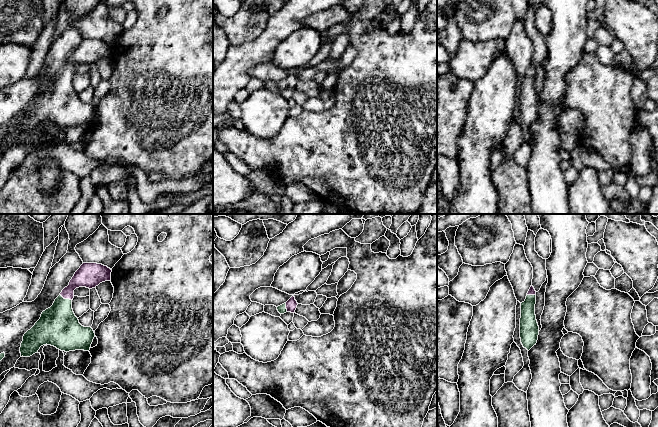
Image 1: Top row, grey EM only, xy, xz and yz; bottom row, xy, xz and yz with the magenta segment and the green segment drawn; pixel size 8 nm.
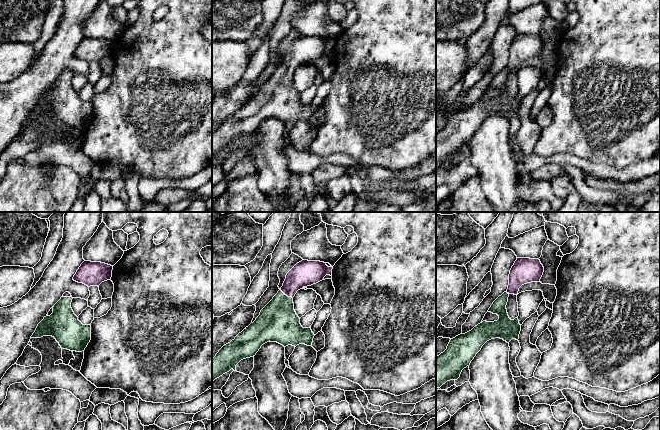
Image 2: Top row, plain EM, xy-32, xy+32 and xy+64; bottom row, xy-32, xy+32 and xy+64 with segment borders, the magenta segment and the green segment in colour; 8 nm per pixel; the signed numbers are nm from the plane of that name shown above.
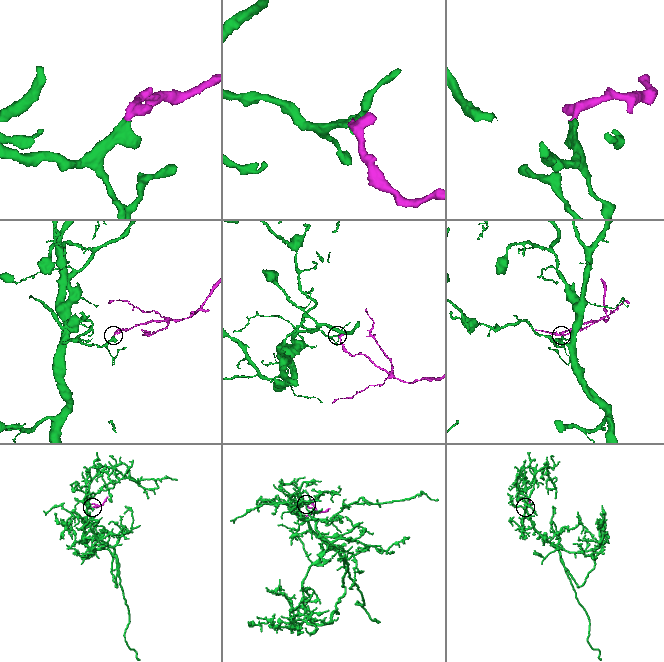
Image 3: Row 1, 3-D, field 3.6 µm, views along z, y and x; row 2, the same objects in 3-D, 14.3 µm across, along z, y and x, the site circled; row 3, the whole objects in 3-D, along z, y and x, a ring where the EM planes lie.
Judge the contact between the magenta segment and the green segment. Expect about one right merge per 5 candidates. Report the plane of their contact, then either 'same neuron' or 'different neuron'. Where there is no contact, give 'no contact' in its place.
xy | same neuron

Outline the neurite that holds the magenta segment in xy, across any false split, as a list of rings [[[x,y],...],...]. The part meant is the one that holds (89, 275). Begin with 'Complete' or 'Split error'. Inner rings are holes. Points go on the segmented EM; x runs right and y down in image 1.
Split error. [[[83,263],[53,305],[42,312],[40,319],[28,330],[20,347],[21,357],[30,357],[41,346],[51,345],[65,352],[89,351],[95,333],[91,327],[79,323],[72,309],[74,290],[79,287],[95,288],[111,280],[112,270],[97,263]]]

